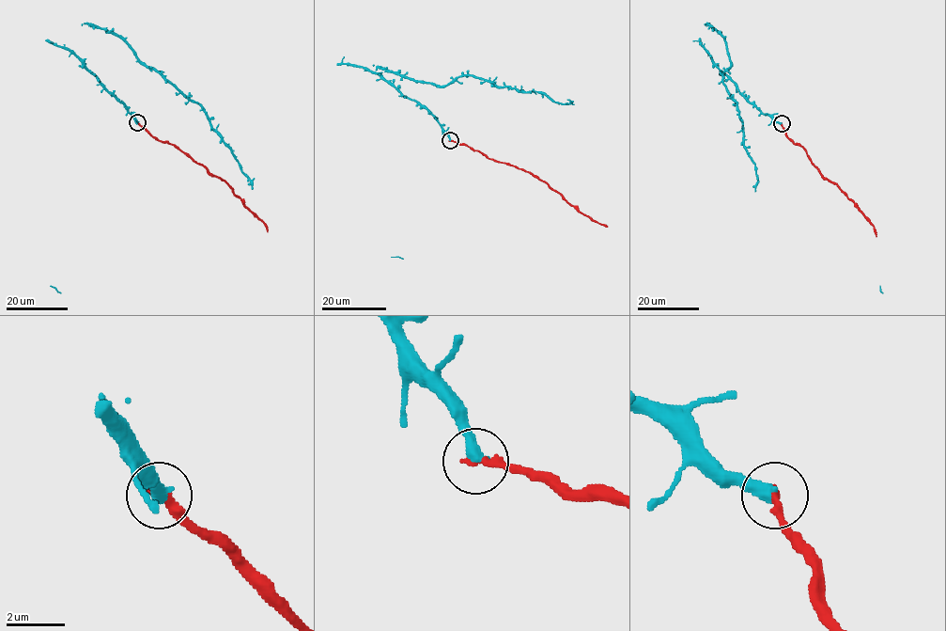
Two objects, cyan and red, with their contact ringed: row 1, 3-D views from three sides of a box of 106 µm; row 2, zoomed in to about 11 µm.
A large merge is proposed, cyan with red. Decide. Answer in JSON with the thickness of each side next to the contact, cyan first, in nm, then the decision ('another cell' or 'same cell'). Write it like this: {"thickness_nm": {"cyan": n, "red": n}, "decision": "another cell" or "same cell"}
{"thickness_nm": {"cyan": 440, "red": 320}, "decision": "another cell"}

